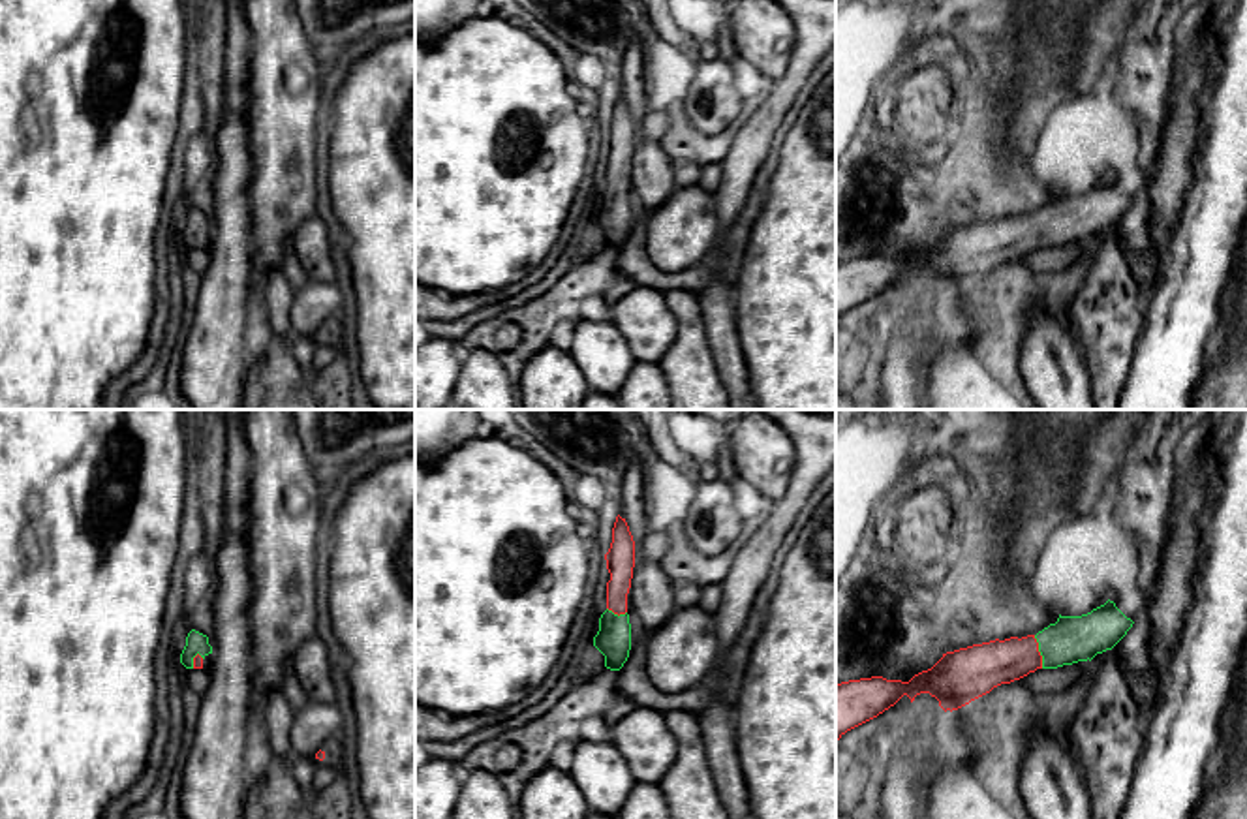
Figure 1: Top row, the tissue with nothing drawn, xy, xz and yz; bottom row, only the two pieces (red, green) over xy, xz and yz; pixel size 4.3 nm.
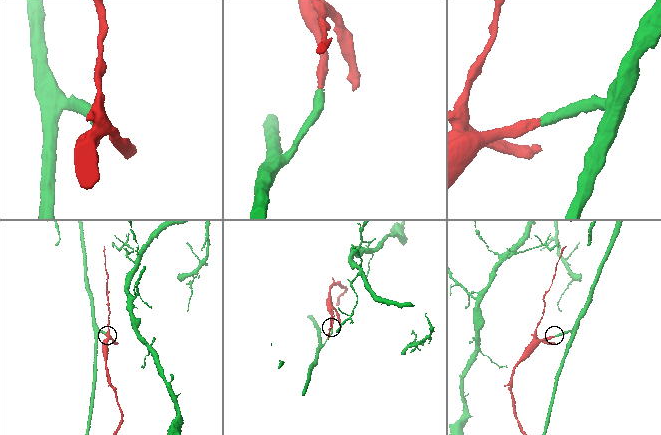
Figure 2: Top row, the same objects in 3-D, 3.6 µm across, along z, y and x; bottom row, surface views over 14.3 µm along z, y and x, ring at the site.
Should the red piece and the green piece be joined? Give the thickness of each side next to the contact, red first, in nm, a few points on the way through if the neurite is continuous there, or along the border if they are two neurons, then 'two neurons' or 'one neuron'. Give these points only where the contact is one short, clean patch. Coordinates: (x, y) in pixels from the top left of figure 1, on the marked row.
200/200 nm | across yz (983, 667), (1039, 652), (1071, 639) | one neuron

